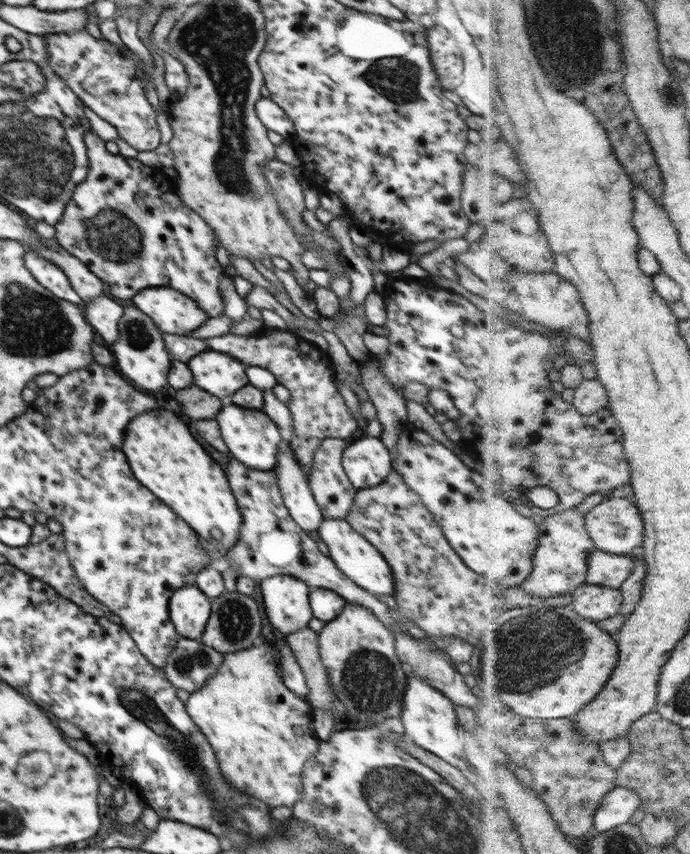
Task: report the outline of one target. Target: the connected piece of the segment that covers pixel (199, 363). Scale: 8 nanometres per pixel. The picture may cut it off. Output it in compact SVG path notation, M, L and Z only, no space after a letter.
M212 349L205 350L188 362L194 378L194 384L206 392L226 400L241 388L249 384L246 365L227 354Z

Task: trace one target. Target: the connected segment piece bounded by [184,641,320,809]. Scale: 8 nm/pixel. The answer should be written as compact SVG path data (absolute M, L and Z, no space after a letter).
M263 641L258 646L223 654L217 673L204 683L184 704L192 722L204 733L214 754L218 756L222 774L238 790L264 800L271 808L294 806L302 798L303 766L318 754L320 740L311 728L312 708L296 697L282 682L277 648L274 643Z

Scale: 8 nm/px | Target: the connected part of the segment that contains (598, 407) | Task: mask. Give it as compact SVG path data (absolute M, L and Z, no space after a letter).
M586 379L575 391L576 406L588 416L610 408L608 387L597 379Z

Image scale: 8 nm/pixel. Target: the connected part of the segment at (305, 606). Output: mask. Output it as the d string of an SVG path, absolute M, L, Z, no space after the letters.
M276 575L260 581L265 613L275 630L292 634L308 627L313 617L308 586L290 575Z

